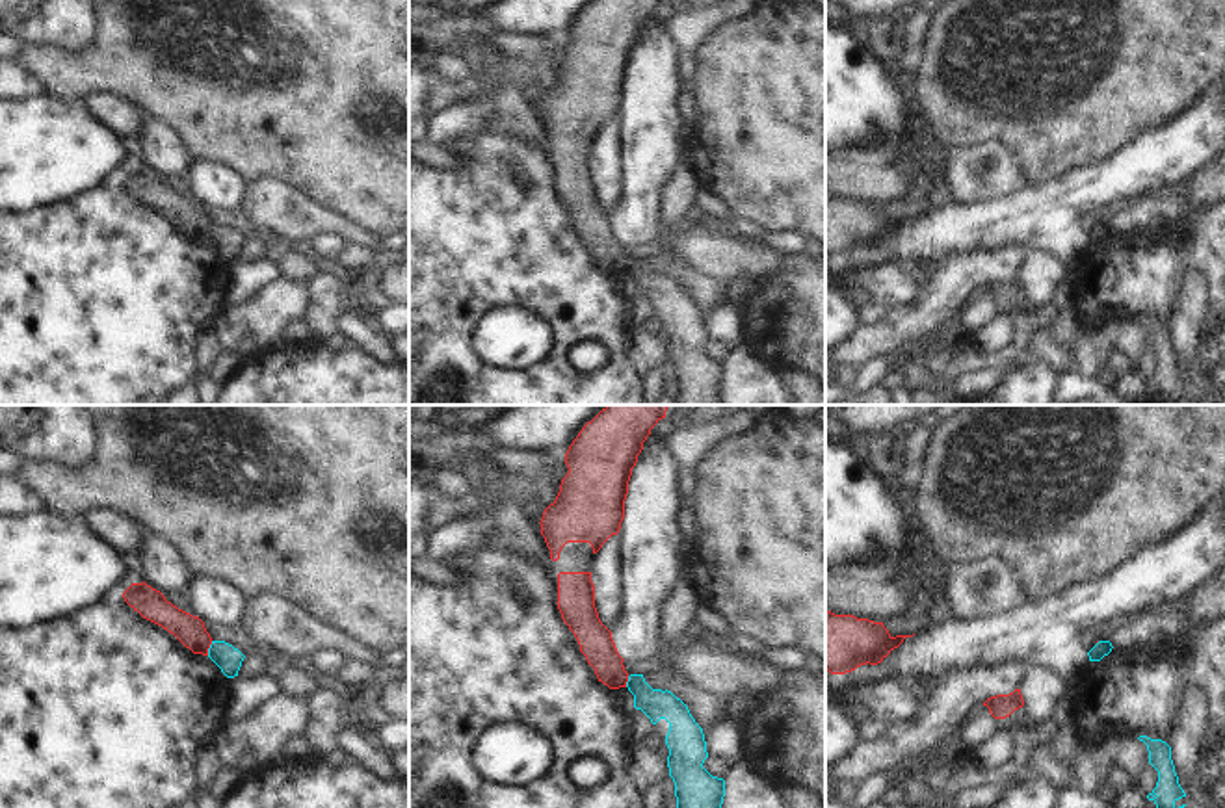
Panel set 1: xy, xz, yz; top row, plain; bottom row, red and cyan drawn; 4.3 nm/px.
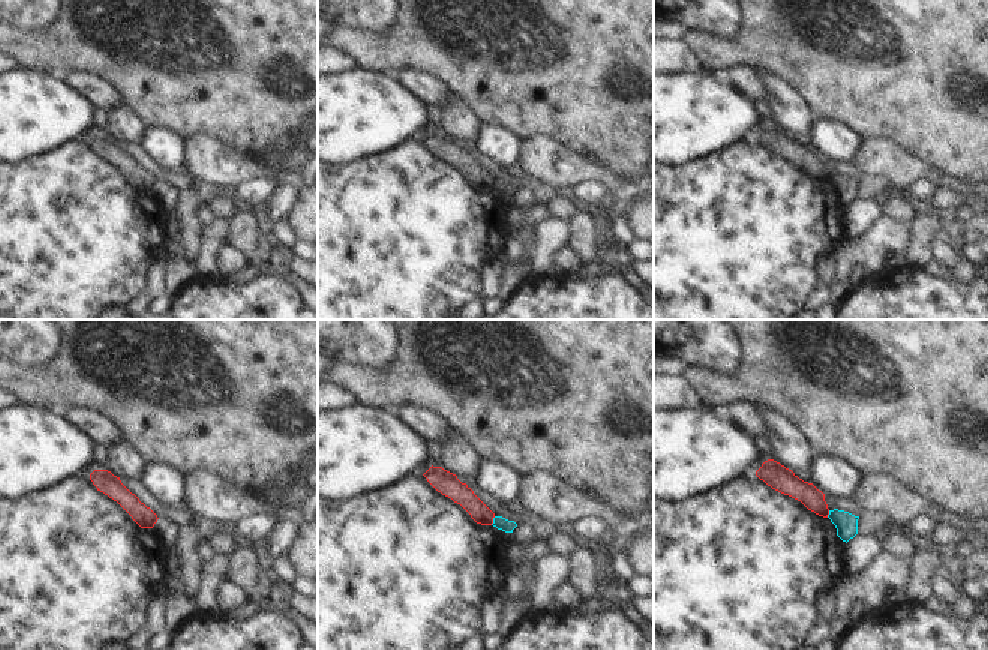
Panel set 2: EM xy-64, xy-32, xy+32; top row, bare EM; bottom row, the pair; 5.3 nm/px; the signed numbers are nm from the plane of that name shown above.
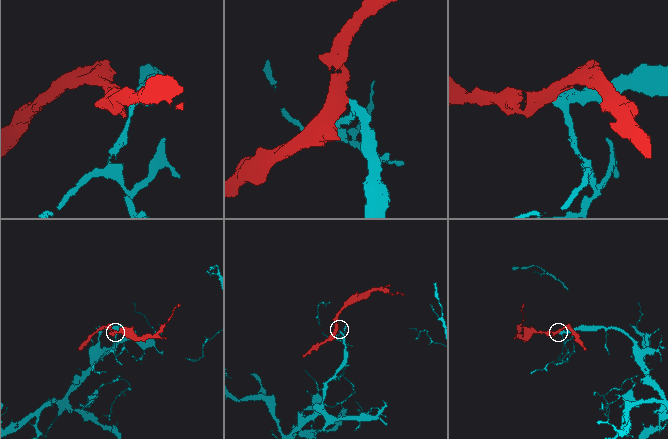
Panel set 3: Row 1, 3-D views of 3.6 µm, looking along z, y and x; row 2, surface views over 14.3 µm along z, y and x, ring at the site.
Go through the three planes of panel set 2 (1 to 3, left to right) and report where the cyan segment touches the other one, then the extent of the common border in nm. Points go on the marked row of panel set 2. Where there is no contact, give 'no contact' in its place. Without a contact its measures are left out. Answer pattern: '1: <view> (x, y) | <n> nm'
1: no contact
2: xy-32 (492, 521) | 50 nm
3: xy+32 (828, 514) | 40 nm

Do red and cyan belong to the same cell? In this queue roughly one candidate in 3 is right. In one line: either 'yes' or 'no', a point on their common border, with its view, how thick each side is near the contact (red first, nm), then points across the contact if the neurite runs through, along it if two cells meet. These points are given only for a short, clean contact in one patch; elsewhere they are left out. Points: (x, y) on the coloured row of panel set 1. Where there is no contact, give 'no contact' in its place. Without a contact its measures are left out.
no | xy (209, 647) | 130/110 nm | along xy (212, 641), (207, 654)

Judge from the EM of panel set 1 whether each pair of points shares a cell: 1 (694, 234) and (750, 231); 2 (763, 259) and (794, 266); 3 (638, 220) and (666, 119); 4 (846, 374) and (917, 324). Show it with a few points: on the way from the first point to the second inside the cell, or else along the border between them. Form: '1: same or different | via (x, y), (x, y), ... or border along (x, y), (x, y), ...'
1: different | border along (731, 229), (746, 238)
2: different | border along (783, 255), (781, 264), (759, 279)
3: same | via (644, 195), (653, 143)
4: different | border along (861, 364), (844, 366)

